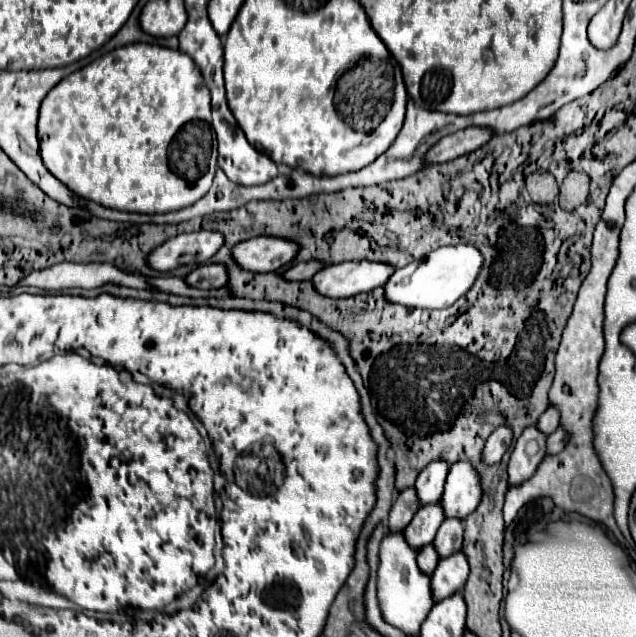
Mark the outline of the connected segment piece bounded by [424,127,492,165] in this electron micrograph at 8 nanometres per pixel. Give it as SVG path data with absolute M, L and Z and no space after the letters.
M468 127L464 131L456 131L448 137L442 137L434 147L430 147L430 151L424 155L424 161L428 165L446 163L460 155L476 151L490 139L490 135L492 133L488 129L480 129L480 127Z

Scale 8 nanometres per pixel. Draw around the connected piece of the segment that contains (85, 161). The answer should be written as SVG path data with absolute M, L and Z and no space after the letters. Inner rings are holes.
M130 43L124 47L118 47L112 53L106 53L104 57L92 61L90 65L74 71L66 79L62 79L42 101L40 105L40 119L38 119L38 139L40 139L40 153L42 161L48 167L48 171L60 179L66 187L70 187L72 193L78 197L96 201L100 205L120 209L120 211L132 211L132 213L168 213L182 207L188 207L196 203L200 197L204 197L212 185L214 171L216 171L216 139L212 129L212 109L210 109L210 91L204 85L202 73L198 71L196 63L182 55L182 51L174 51L168 47L148 45L148 43Z

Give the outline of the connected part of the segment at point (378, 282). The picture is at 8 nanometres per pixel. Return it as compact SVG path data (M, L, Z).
M344 261L328 265L312 277L316 291L324 297L344 299L358 293L368 293L376 287L384 287L386 279L396 271L390 263L376 261Z

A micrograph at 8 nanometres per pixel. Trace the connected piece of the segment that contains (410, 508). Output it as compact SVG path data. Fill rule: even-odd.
M408 487L398 495L398 499L392 505L390 519L388 519L390 529L402 531L410 523L410 519L416 515L416 511L418 511L418 495L414 495L414 487Z

